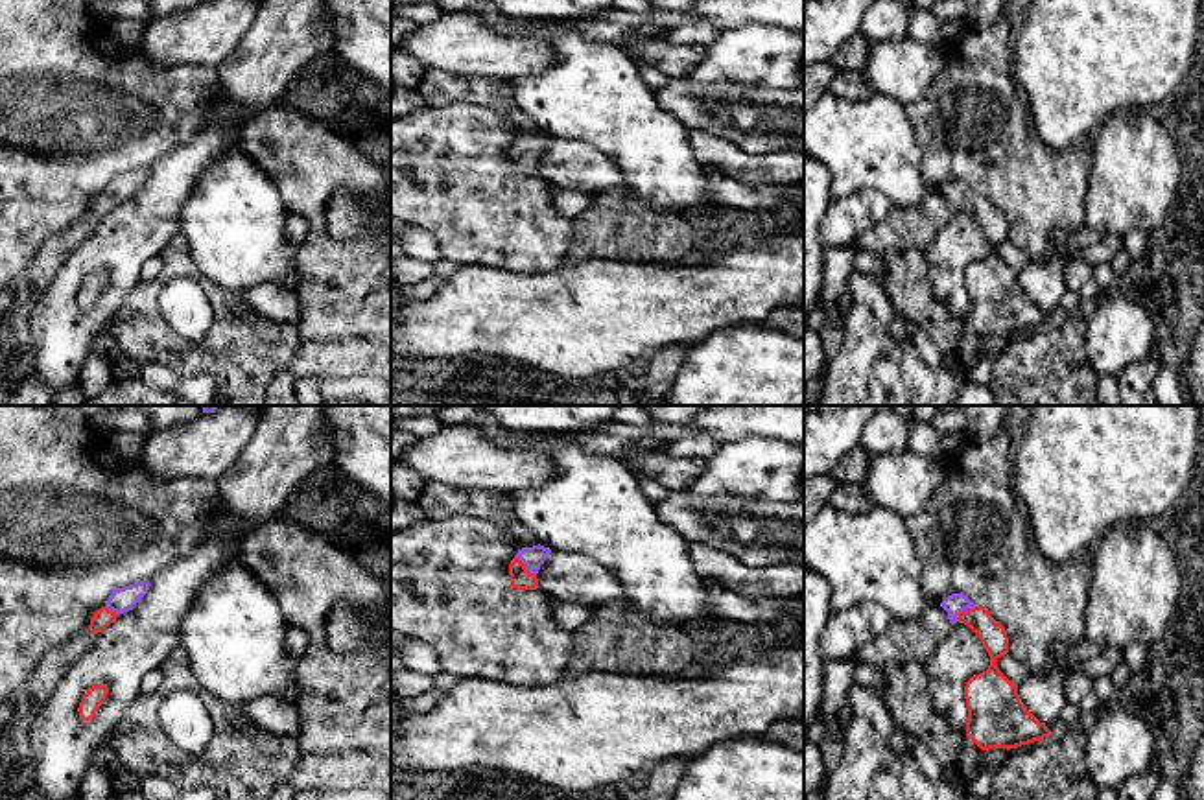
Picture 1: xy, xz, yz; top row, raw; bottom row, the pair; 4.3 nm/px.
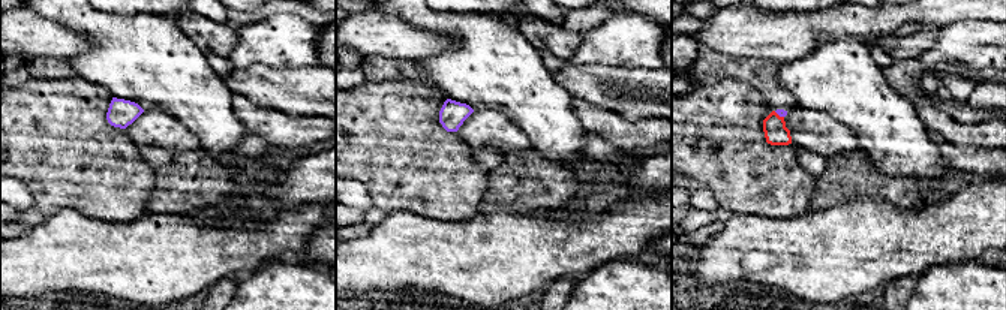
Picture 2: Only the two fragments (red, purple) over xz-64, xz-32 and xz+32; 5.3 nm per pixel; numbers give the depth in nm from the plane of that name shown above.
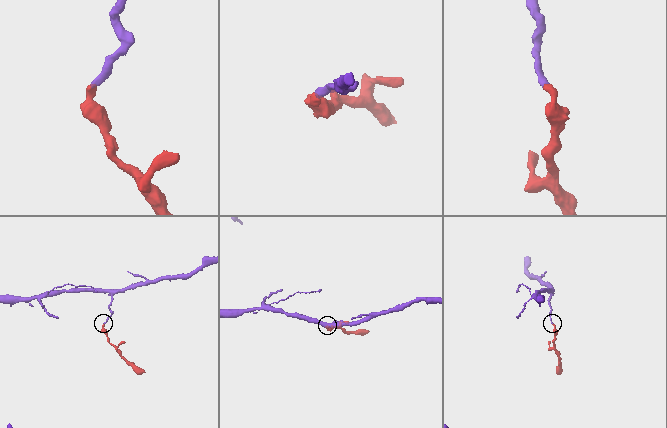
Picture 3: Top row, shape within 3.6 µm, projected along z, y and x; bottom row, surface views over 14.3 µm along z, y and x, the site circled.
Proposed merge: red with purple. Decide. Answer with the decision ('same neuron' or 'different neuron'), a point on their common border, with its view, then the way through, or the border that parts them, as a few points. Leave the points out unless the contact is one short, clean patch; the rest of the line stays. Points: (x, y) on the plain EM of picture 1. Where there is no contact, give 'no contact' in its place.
same neuron; meets red in yz at (963, 198); runs through yz (992, 222), (963, 198), (954, 190)

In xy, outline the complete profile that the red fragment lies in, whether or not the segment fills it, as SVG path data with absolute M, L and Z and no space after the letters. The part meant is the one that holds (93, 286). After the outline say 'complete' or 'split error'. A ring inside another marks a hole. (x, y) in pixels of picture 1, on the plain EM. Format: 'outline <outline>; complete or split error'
outline M92 273L90 276L87 276L77 295L79 304L83 308L90 308L96 302L98 295L107 286L107 282L109 282L107 273Z; complete

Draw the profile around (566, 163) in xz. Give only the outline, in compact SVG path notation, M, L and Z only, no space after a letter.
M551 138L537 166L538 177L559 190L596 195L625 186L621 170L594 146L577 138Z

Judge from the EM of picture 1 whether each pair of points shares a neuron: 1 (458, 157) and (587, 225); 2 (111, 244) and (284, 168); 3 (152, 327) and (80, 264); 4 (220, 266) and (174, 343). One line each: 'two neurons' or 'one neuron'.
1: two neurons
2: two neurons
3: two neurons
4: two neurons

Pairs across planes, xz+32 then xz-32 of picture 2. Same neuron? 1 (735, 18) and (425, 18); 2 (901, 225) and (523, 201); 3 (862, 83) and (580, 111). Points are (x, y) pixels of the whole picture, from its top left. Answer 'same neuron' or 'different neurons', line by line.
1: different neurons
2: different neurons
3: different neurons

